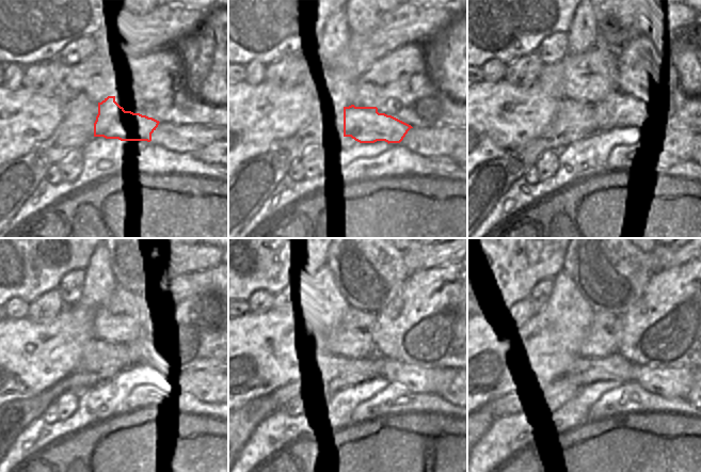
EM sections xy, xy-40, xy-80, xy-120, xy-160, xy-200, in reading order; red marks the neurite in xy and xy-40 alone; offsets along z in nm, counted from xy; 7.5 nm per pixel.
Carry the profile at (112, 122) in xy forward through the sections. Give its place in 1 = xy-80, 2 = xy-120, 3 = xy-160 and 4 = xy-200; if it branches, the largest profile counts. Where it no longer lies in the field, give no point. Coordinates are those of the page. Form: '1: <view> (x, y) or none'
1: xy-80 (607, 118)
2: xy-120 (173, 376)
3: xy-160 (417, 379)
4: xy-200 (666, 381)

